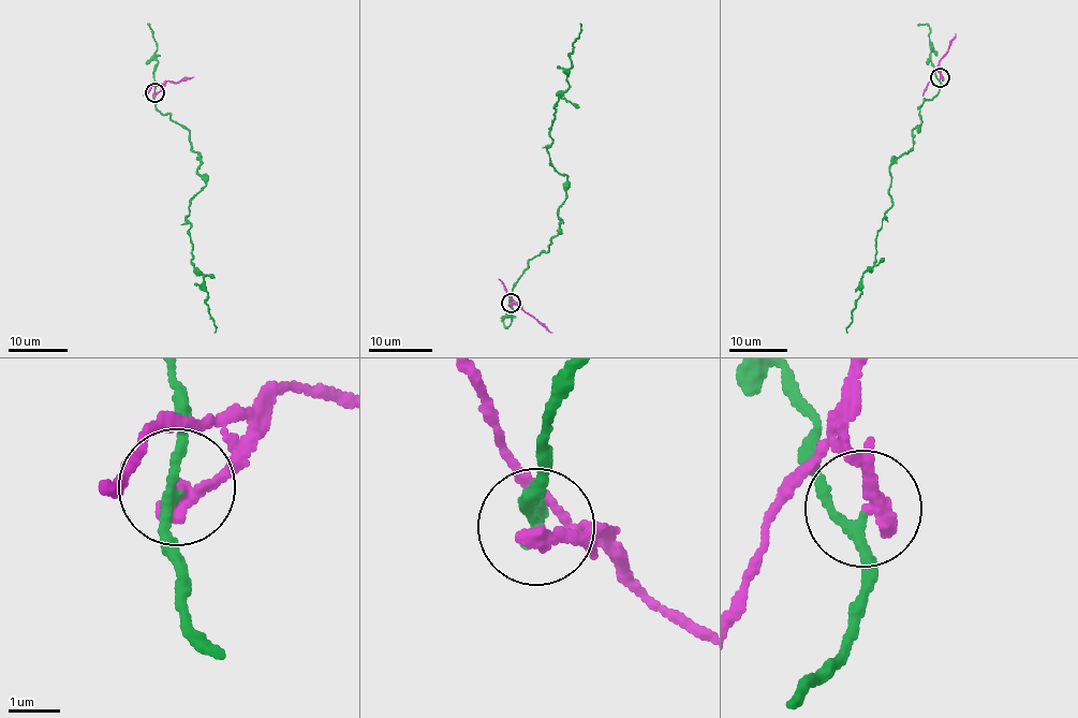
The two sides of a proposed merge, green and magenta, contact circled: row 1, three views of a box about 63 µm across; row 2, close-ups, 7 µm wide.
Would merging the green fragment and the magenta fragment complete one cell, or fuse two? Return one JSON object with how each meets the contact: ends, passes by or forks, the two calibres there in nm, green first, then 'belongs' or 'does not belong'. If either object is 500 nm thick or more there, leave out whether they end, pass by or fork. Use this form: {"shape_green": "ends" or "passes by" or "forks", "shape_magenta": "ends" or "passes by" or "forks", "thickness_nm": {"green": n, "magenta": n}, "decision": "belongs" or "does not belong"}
{"shape_green": "passes by", "shape_magenta": "ends", "thickness_nm": {"green": 170, "magenta": 300}, "decision": "does not belong"}

